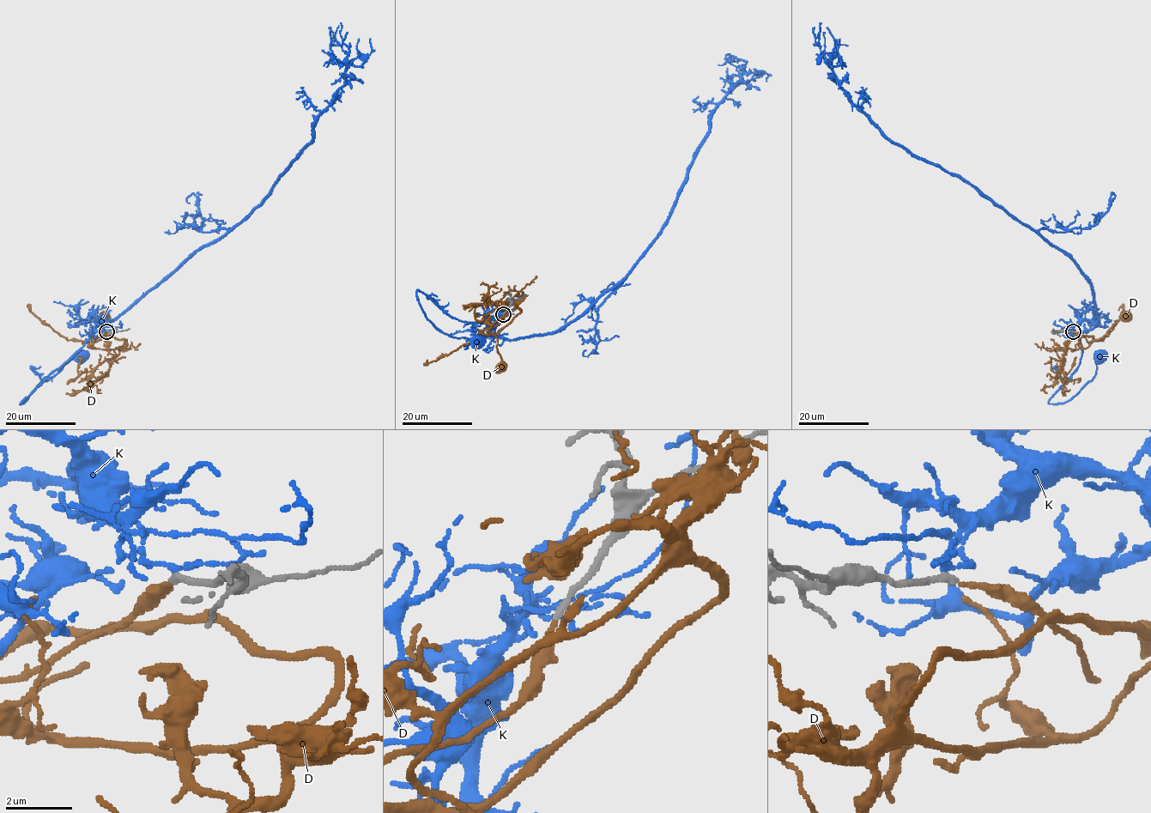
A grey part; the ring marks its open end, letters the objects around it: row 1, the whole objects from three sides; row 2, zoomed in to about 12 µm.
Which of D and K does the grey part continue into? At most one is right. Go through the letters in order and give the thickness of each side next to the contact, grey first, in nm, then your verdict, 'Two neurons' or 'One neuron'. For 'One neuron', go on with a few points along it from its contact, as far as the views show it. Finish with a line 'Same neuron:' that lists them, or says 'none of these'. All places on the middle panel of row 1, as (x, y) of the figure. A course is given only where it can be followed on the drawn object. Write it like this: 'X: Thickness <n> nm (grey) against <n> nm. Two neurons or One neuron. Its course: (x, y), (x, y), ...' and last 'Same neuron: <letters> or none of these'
D: Thickness 200 nm (grey) against 170 nm. One neuron. Its course: (504, 314), (498, 324), (481, 332), (499, 333), (520, 310), (501, 316), (488, 330), (502, 360), (497, 373)
K: Thickness 220 nm (grey) against 140 nm. Two neurons
Same neuron: D

